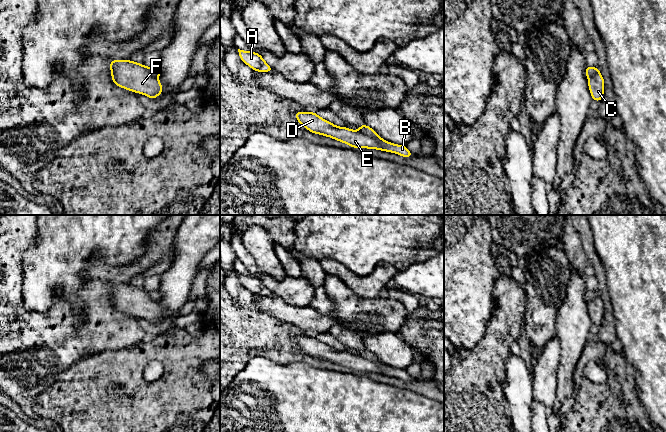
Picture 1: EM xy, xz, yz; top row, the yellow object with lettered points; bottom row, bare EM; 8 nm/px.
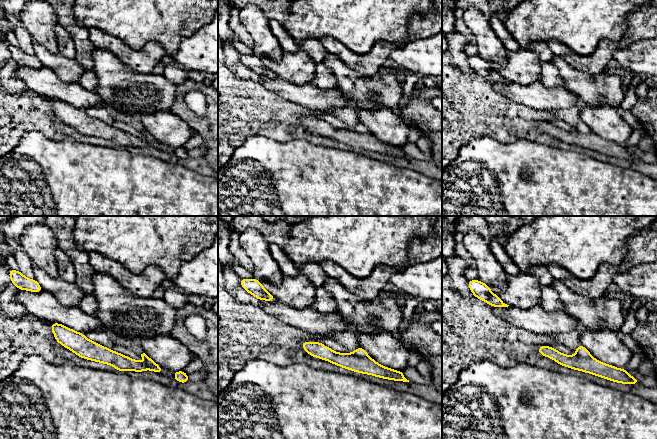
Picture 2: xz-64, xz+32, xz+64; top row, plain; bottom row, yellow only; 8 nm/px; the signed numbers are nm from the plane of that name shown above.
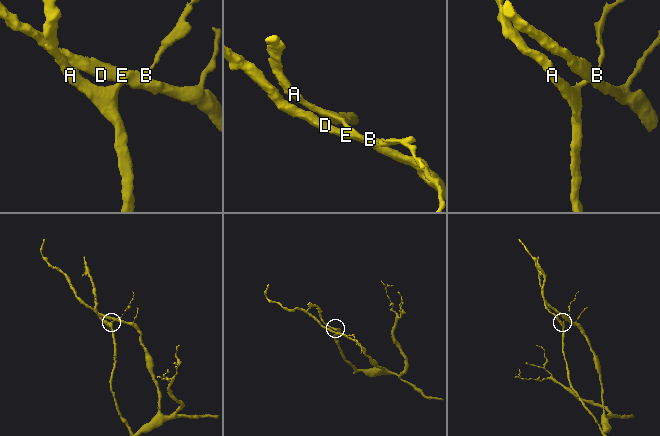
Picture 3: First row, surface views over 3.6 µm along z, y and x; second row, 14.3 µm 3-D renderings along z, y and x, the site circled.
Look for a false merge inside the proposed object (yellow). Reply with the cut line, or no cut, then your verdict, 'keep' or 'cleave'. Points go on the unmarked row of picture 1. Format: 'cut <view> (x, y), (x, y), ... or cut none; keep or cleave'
cut xz (359, 354), (371, 359), (384, 374); cleave

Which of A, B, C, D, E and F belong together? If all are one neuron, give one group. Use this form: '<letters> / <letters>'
A B / C D E F

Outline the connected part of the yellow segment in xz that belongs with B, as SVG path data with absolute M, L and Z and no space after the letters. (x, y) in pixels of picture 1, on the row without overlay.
M362 348L359 352L359 355L367 358L369 360L374 361L380 370L383 372L384 375L392 376L395 378L399 378L405 382L411 382L413 378L407 373L405 369L397 369L391 366L387 366L383 364L372 352L369 350Z

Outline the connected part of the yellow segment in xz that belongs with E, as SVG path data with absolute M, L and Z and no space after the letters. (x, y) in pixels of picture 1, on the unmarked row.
M298 335L294 337L294 340L301 349L314 358L328 360L353 372L371 372L384 375L374 361L346 351L335 350L319 341L315 336Z

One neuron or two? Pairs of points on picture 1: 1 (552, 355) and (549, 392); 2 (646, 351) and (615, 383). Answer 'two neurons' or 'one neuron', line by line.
1: one neuron
2: two neurons

